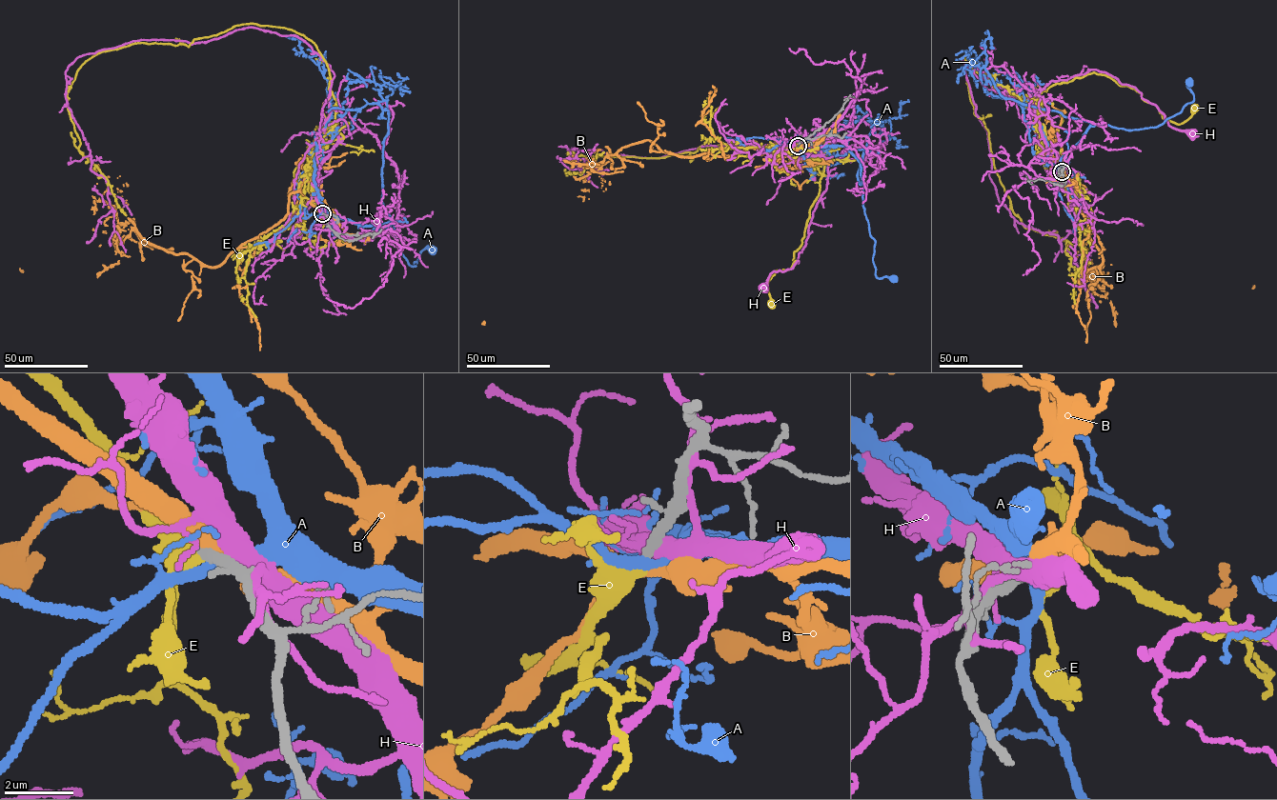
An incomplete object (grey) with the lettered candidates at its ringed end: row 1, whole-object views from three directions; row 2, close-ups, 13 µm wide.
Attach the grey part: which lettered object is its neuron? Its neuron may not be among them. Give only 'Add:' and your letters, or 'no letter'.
Add: E

